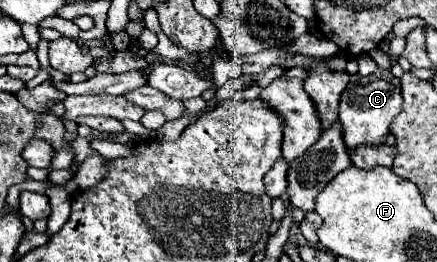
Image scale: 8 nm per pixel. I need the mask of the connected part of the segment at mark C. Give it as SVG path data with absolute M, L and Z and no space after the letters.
M386 74L386 76L366 76L358 78L356 82L350 82L340 98L340 122L344 128L344 140L348 148L370 144L378 146L386 140L390 132L390 124L400 114L404 104L402 90L400 90L400 78Z

